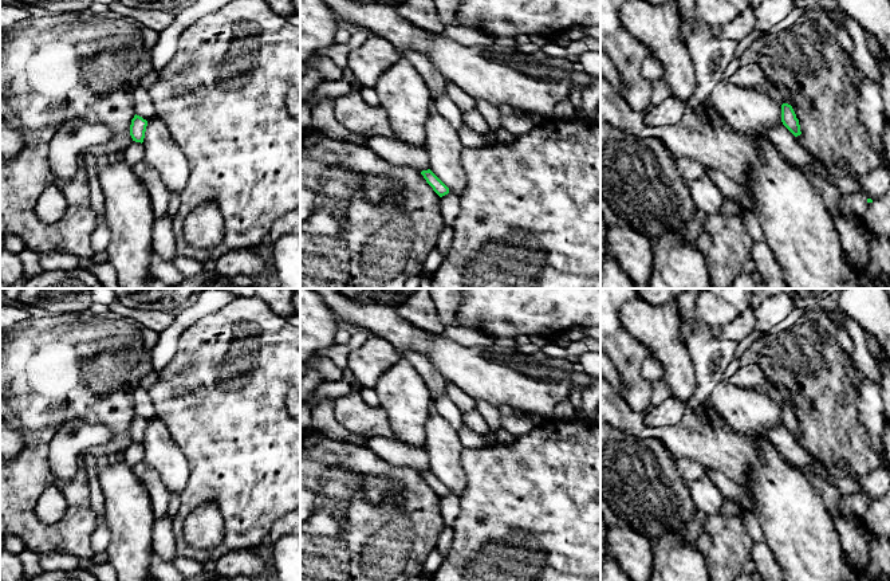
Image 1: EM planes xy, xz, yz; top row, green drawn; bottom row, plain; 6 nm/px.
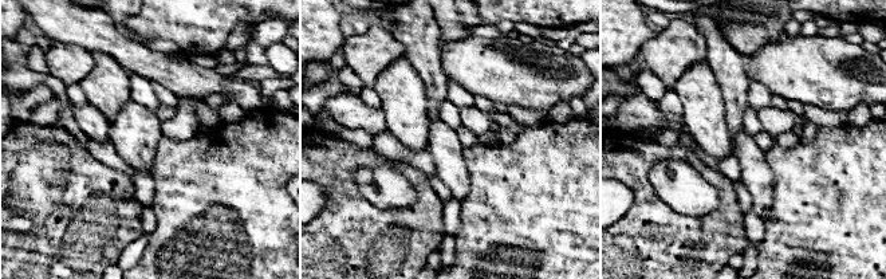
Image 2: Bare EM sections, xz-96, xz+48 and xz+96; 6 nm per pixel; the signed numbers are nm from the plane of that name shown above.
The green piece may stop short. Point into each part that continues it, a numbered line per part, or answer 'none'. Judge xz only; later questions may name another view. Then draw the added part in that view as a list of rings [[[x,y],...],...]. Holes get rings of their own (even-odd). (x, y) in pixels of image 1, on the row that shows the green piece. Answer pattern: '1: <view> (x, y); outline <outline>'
none

